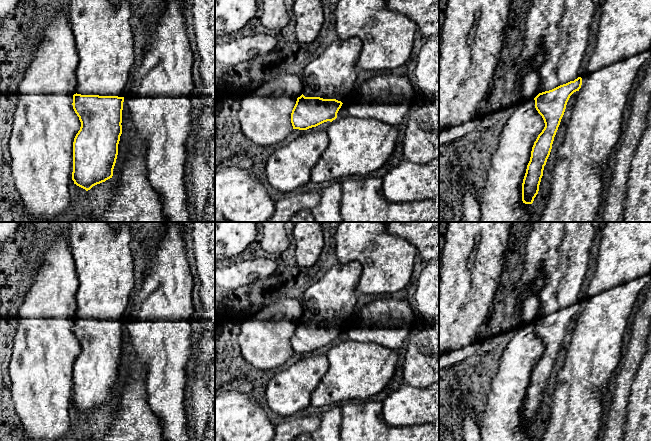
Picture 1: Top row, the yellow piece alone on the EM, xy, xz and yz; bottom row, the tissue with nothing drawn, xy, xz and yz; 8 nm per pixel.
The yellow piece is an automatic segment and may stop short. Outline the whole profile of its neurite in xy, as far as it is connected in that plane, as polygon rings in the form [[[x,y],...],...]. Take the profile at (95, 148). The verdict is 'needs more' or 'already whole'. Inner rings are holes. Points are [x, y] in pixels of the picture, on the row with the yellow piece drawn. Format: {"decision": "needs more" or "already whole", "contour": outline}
{"decision": "needs more", "contour": [[[70,0],[69,23],[78,55],[73,109],[81,127],[73,142],[74,184],[90,190],[112,178],[122,134],[122,110],[135,61],[132,10],[126,0],[115,6],[110,0]]]}

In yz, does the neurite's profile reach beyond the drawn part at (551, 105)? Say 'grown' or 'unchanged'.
grown

